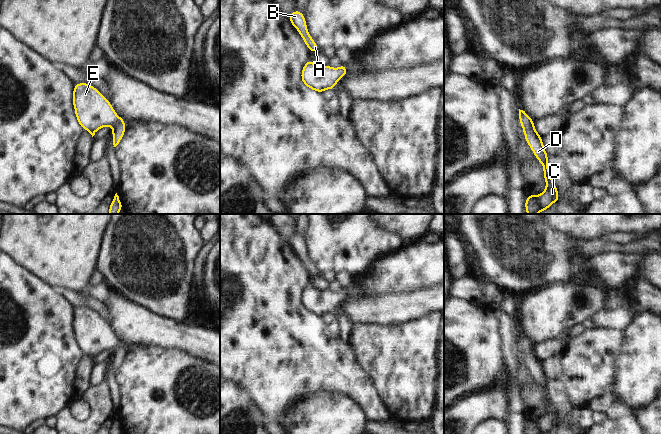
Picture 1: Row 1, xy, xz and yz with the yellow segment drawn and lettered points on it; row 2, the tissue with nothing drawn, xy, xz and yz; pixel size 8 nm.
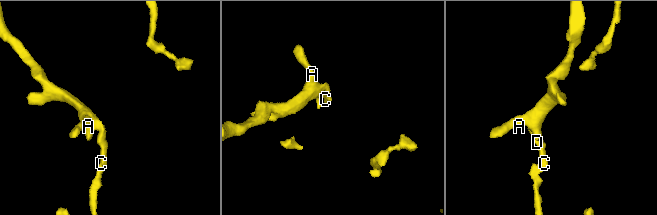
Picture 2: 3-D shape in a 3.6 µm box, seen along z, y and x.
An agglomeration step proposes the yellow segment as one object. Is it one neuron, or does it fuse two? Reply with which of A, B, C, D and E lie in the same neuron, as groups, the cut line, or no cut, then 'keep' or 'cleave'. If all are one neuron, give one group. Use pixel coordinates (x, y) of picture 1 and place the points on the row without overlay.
groups A B C D E; cut none; keep

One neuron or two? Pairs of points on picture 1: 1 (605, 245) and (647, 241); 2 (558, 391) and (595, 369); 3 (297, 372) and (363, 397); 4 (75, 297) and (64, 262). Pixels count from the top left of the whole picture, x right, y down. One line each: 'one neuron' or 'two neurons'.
1: one neuron
2: two neurons
3: one neuron
4: two neurons

